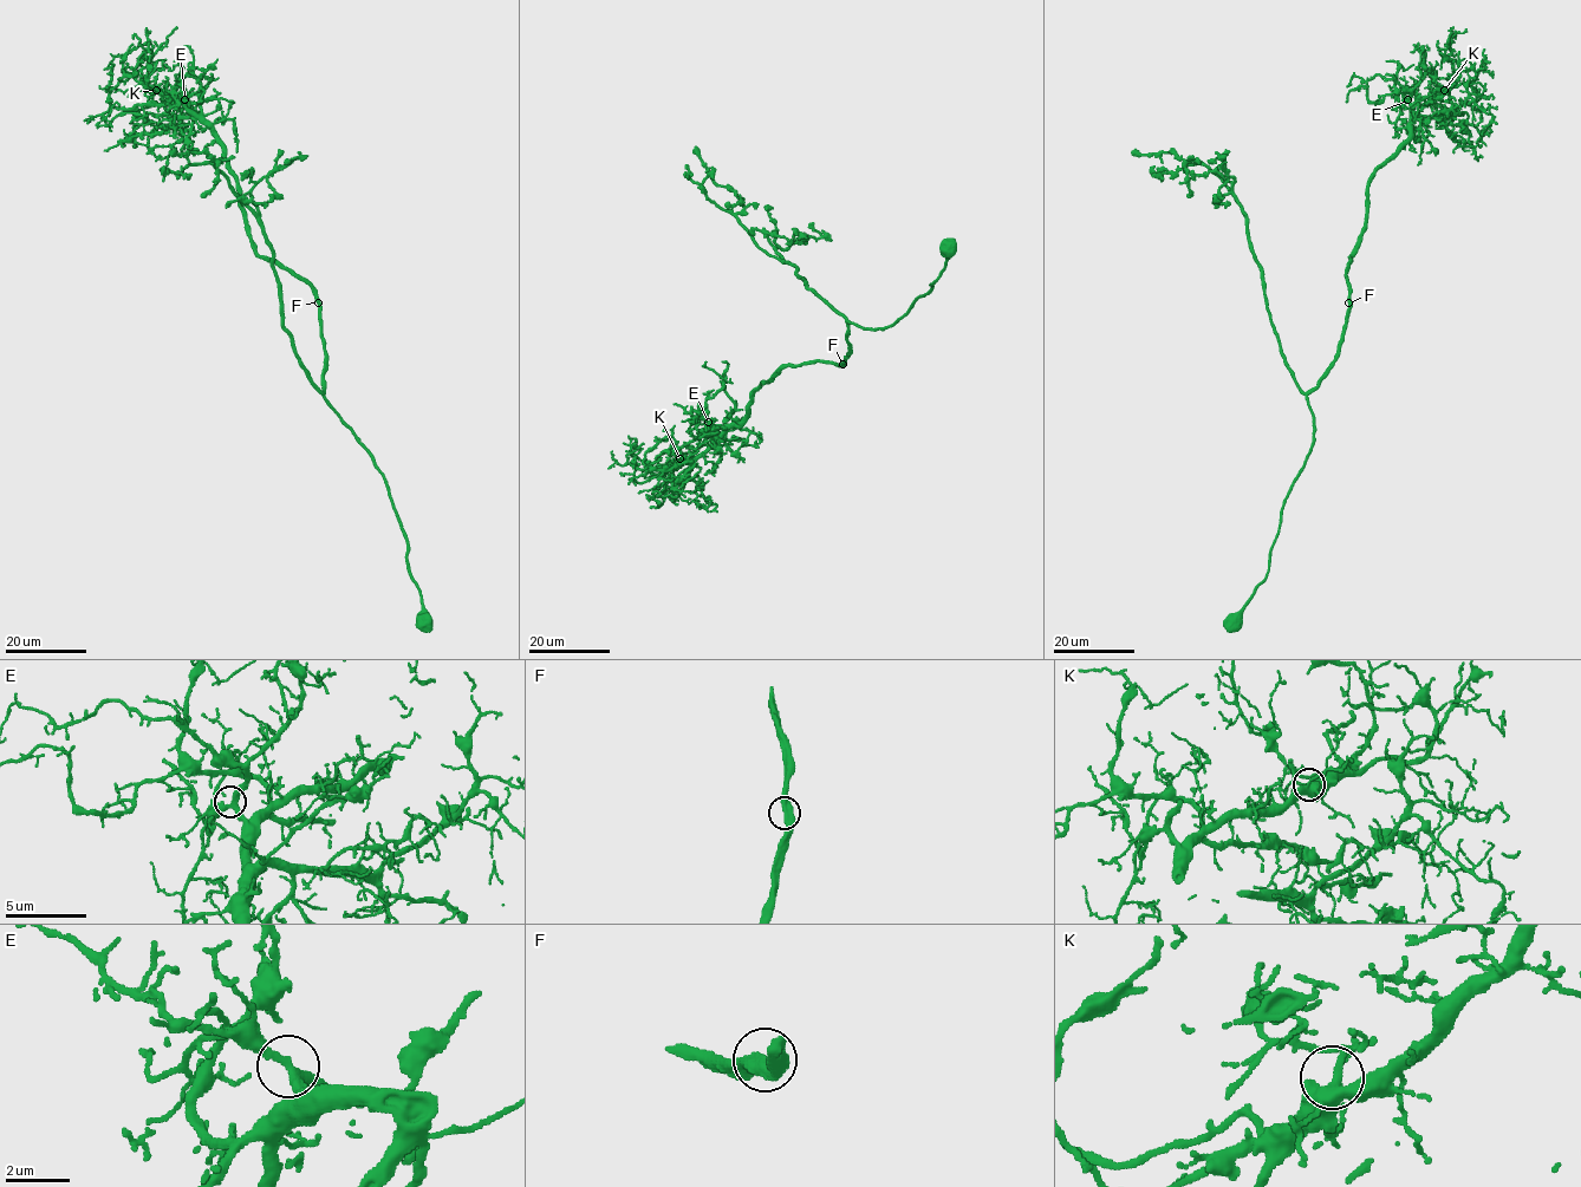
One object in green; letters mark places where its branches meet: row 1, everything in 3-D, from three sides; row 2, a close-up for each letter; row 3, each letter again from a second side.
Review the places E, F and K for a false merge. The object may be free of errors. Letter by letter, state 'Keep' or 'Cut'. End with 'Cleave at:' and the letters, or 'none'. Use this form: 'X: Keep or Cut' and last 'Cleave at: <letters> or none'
E: Keep
F: Keep
K: Keep
Cleave at: none

